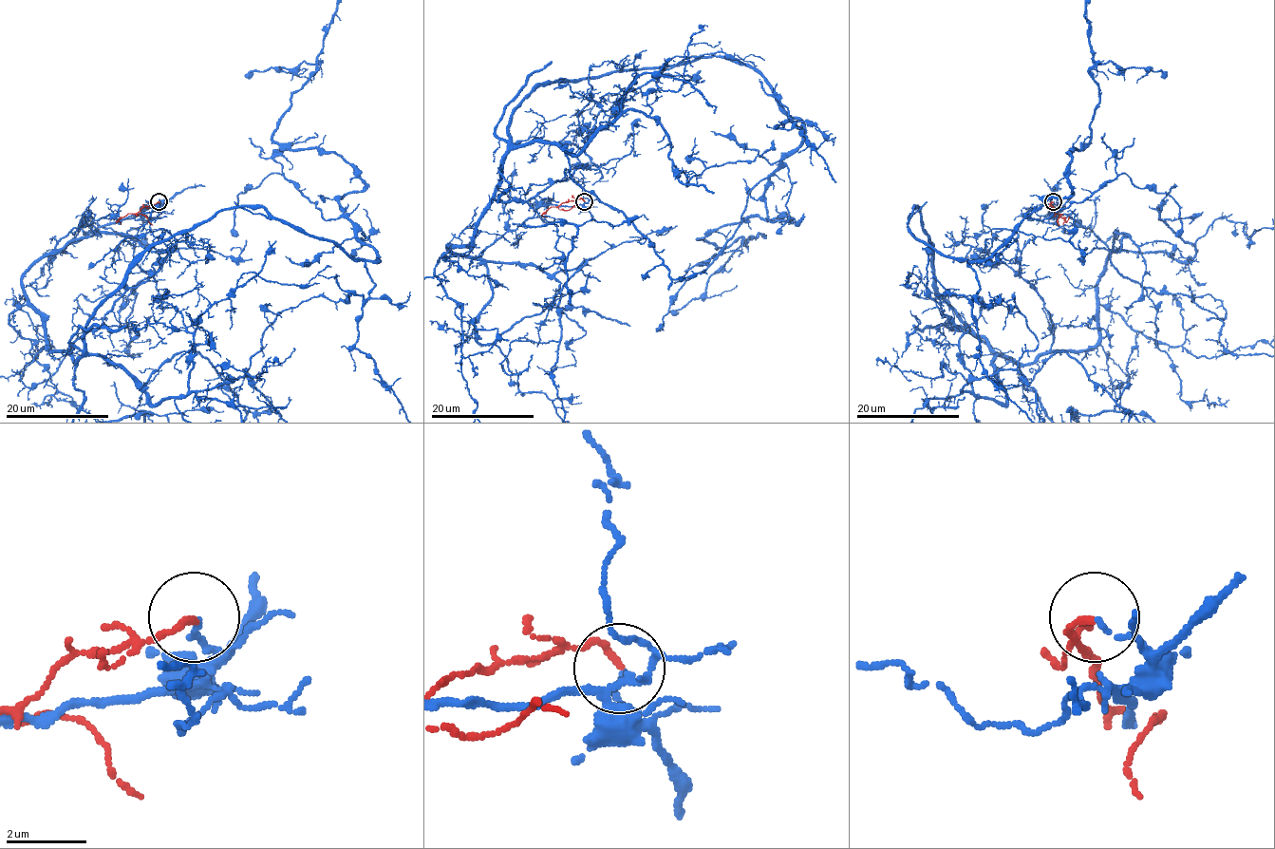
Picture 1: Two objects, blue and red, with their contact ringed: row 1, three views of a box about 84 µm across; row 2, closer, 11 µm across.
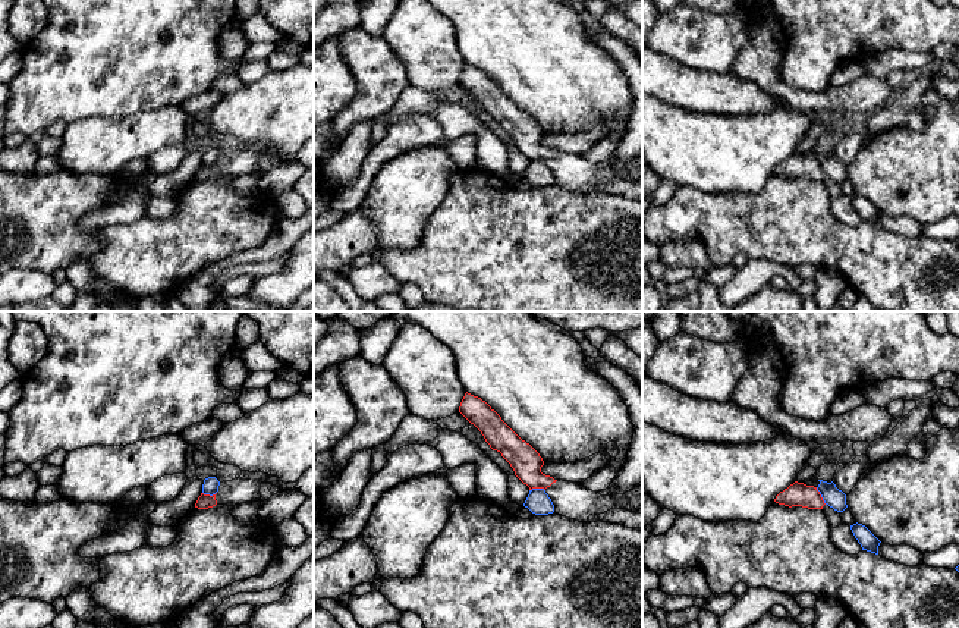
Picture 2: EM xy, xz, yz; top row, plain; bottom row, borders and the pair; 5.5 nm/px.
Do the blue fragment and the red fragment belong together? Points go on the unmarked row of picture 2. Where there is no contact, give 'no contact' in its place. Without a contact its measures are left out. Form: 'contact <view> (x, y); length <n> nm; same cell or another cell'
contact yz (821, 168); length 110 nm; another cell

